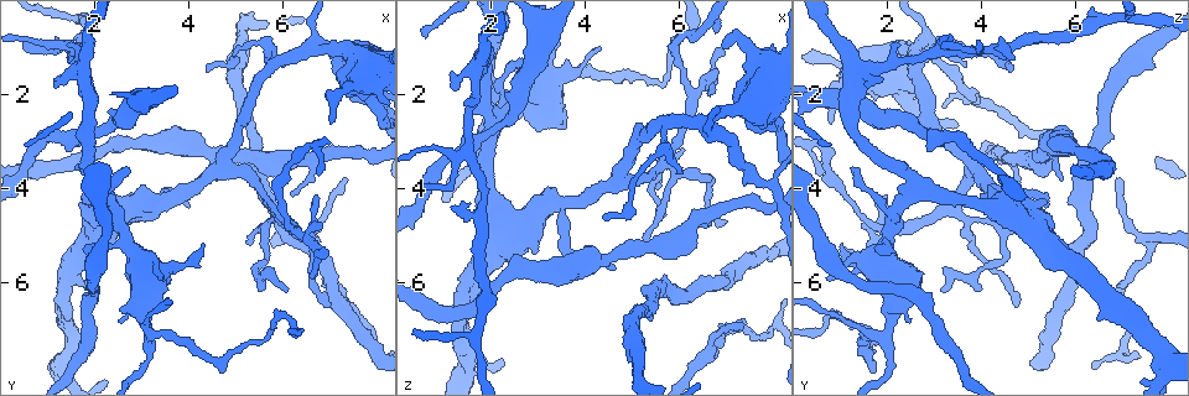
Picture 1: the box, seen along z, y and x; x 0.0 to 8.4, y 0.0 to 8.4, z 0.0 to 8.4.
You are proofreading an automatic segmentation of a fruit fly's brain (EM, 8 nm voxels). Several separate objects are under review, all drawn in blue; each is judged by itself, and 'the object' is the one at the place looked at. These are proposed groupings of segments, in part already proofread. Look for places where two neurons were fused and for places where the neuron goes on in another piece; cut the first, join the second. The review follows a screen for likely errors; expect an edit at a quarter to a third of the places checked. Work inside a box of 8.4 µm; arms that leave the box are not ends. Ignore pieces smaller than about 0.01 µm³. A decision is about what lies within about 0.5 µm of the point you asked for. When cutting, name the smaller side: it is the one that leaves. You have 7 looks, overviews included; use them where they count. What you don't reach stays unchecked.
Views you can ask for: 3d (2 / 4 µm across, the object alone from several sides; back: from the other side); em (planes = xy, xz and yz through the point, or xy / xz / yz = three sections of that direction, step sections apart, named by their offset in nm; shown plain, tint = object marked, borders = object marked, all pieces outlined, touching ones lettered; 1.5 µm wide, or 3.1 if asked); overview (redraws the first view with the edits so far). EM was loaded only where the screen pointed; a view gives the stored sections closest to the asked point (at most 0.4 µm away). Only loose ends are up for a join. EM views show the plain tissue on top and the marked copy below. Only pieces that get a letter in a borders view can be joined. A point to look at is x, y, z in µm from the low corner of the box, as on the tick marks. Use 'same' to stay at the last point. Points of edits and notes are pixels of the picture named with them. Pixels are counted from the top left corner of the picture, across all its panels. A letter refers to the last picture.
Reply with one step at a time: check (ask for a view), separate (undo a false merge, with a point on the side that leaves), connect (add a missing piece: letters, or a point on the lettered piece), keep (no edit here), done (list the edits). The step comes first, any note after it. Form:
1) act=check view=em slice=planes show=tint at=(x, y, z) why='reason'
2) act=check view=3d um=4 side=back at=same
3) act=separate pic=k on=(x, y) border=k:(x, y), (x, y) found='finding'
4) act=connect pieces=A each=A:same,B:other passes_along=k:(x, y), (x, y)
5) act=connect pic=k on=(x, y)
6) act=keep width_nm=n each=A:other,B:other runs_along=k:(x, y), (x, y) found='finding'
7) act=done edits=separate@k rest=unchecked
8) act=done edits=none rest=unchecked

act=check view=3d um=4 at=(1.20, 1.05, 3.90) why='abrupt turn'

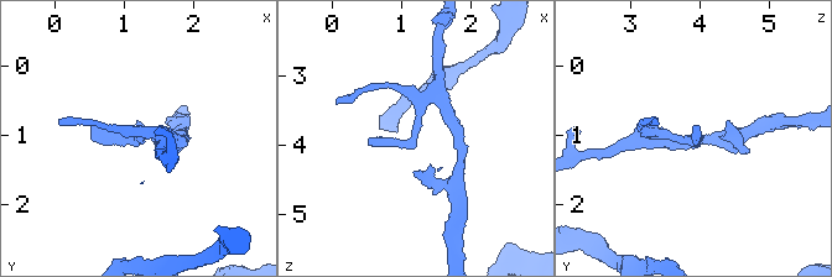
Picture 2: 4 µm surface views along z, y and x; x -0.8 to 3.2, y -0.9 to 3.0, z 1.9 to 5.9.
act=check view=em slice=planes show=borders at=(1.20, 1.05, 3.90) why='now the EM'

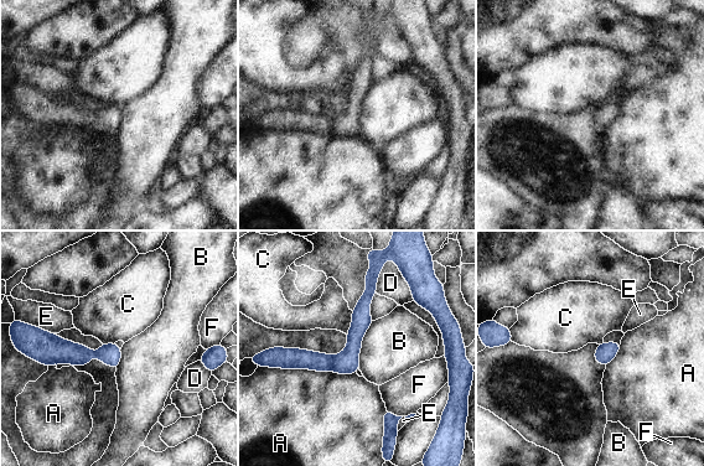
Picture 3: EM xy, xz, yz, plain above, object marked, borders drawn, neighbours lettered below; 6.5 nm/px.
act=keep width_nm=130 longest_contact=A:550nm each=A:other,B:other,C:other,D:other,E:other,F:other found='all the same neuron'

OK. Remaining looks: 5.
act=check view=3d um=4 at=(6.65, 1.10, 2.50) why='four arms meet'

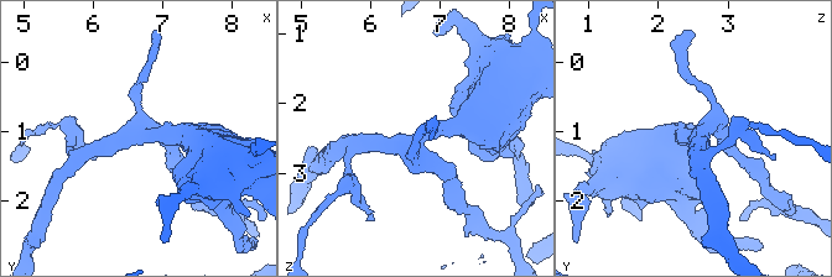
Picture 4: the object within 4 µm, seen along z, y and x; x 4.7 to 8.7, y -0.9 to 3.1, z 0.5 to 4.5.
act=check view=em slice=xz step=8 show=tint at=(6.65, 1.05, 2.55) arms=4

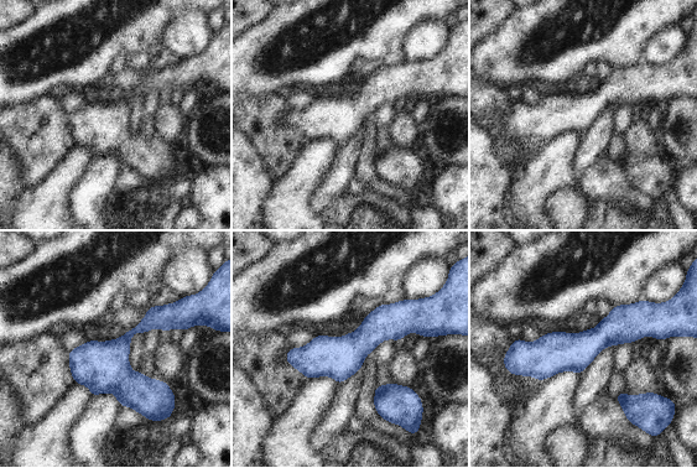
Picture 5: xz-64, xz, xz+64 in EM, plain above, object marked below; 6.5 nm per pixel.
act=check view=em slice=planes show=borders at=same why='another direction'

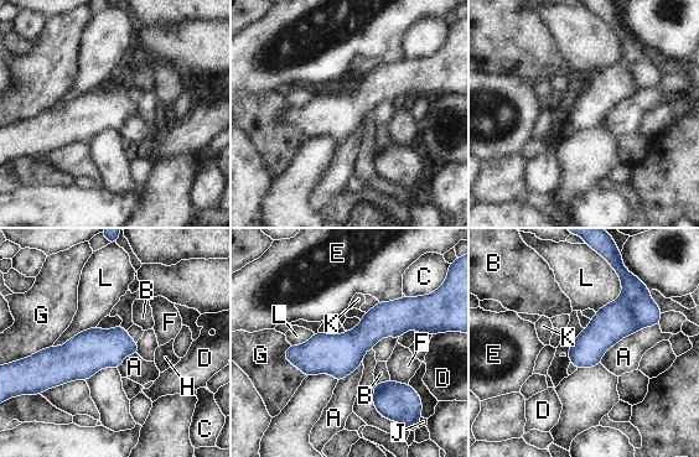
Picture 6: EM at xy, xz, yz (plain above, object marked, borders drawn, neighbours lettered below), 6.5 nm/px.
act=keep each=A:other,B:other,C:other,D:other,E:other,F:other,G:other,H:other,J:other,K:other,L:other found='all the same neuron'

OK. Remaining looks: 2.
act=check view=em slice=planes show=borders at=(7.30, 3.75, 6.90)

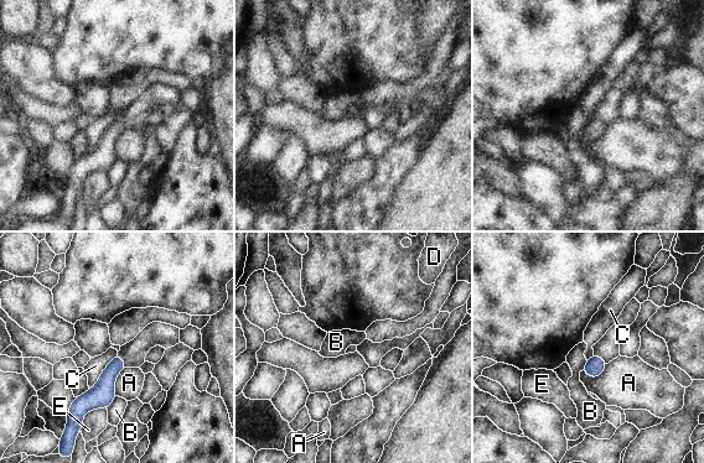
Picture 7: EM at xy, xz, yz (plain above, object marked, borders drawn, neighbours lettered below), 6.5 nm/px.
act=keep longest_contact=C:300nm each=A:other,B:other,C:other,D:other,E:other runs_along=7:(117, 359), (107, 381), (73, 411) found='none of them fits'

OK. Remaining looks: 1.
act=done edits=none rest=unchecked

